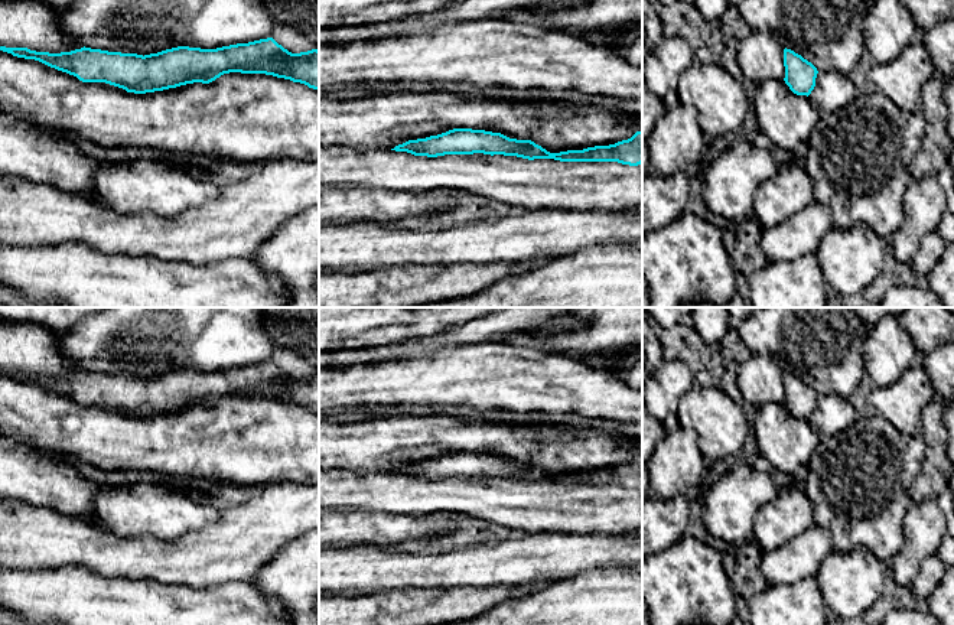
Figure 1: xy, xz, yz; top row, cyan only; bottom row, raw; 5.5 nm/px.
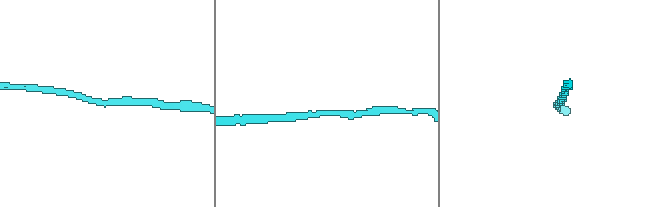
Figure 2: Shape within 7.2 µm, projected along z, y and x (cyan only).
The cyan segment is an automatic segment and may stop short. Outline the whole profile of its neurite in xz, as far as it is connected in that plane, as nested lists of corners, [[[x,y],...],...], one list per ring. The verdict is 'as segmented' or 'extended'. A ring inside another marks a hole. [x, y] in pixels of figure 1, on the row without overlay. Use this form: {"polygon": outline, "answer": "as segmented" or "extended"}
{"polygon": [[[453,452],[437,459],[408,463],[391,473],[427,481],[483,476],[491,479],[517,479],[528,484],[554,482],[560,485],[618,485],[622,488],[638,489],[642,486],[642,455],[636,455],[631,462],[609,469],[550,476],[531,463],[509,462],[501,456],[485,453]]], "answer": "as segmented"}

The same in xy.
{"polygon": [[[273,361],[216,372],[178,370],[144,380],[85,370],[61,377],[6,370],[0,374],[39,384],[82,406],[105,406],[134,417],[209,407],[229,395],[273,398],[319,414],[319,374],[292,377]]], "answer": "as segmented"}

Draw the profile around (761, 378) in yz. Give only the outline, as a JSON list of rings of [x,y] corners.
[[[750,355],[739,365],[736,381],[743,398],[758,408],[785,401],[784,372],[772,357]]]

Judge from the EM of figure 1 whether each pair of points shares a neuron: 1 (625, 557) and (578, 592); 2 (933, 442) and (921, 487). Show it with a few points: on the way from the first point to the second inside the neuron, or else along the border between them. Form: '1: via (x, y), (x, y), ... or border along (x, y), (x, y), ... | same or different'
1: border along (627, 569), (591, 569), (576, 576) | different
2: via (933, 453), (933, 475) | same

